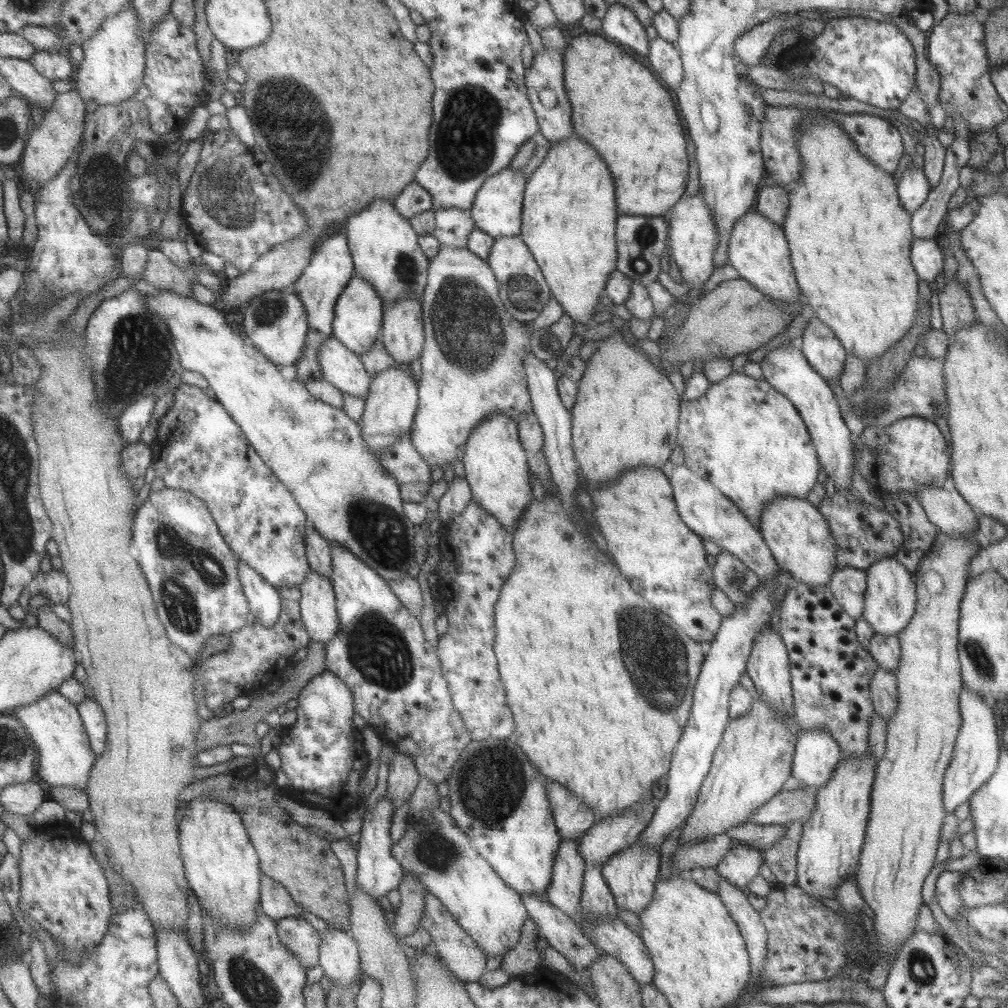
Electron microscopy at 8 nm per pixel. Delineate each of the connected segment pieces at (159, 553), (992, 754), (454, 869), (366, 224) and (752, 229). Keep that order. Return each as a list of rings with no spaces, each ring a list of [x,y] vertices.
[[[169,488],[149,493],[135,512],[131,549],[142,568],[157,618],[169,642],[178,646],[194,662],[200,658],[208,637],[229,635],[253,622],[237,576],[238,558],[219,534],[205,504],[192,494]]]
[[[964,686],[958,697],[961,726],[942,782],[942,805],[946,812],[950,813],[953,813],[953,809],[961,802],[967,801],[970,794],[993,774],[1001,746],[997,728],[998,716],[993,718],[993,704]]]
[[[437,808],[406,817],[405,832],[390,846],[391,856],[415,873],[418,880],[449,911],[485,957],[503,957],[519,942],[528,915],[520,894],[507,886],[479,856],[455,821]]]
[[[374,200],[357,214],[351,215],[346,220],[345,235],[354,272],[375,289],[383,307],[398,300],[402,294],[420,298],[426,283],[429,259],[421,252],[417,242],[418,235],[413,231],[408,220],[397,214],[392,202]]]
[[[749,209],[737,222],[729,234],[727,260],[737,271],[737,276],[764,294],[775,306],[784,306],[795,317],[803,308],[800,288],[794,277],[790,263],[790,252],[783,230],[769,222],[758,210]]]

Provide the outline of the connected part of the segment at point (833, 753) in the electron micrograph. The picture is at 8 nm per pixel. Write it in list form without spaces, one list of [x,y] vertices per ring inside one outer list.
[[[800,731],[794,744],[790,776],[813,791],[831,778],[840,759],[838,744],[828,732]]]

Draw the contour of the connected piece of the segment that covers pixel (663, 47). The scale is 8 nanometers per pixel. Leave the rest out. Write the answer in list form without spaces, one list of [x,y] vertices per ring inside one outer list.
[[[656,37],[648,42],[646,56],[651,70],[657,74],[659,81],[666,88],[675,89],[682,79],[682,64],[674,43]]]

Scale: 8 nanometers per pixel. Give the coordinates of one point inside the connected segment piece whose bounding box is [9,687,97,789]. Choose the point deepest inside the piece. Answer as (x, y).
(65, 757)

